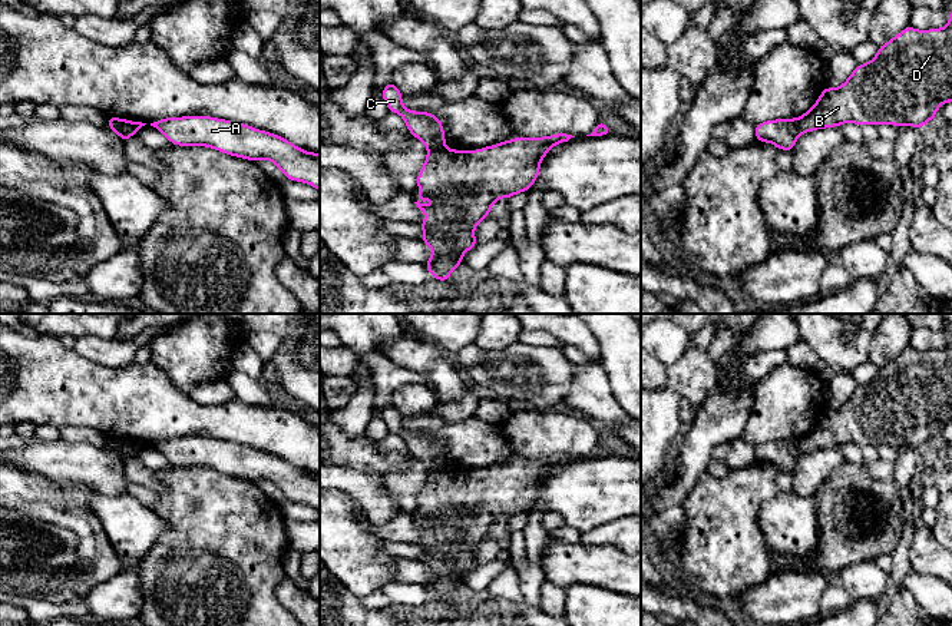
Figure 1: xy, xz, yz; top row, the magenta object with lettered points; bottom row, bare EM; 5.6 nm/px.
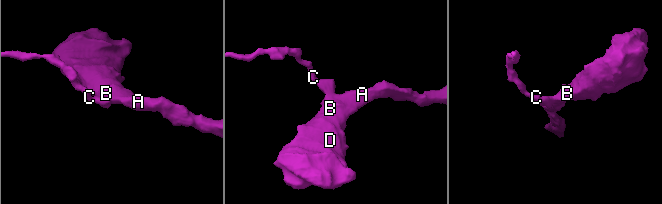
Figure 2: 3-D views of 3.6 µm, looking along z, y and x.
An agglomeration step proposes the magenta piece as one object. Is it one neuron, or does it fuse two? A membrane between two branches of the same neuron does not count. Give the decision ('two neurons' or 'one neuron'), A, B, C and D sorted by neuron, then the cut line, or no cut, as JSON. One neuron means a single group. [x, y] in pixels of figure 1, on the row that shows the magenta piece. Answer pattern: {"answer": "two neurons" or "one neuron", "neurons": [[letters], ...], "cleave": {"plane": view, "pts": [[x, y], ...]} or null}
{"answer": "two neurons", "neurons": [["A", "B", "D"], ["C"]], "cleave": {"plane": "xy", "pts": [[109, 119], [131, 135]]}}

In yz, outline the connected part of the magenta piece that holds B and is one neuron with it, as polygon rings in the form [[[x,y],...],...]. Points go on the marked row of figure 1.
[[[952,13],[945,29],[916,30],[908,26],[902,33],[879,46],[877,54],[866,64],[857,64],[850,77],[839,87],[824,87],[816,105],[797,119],[799,133],[833,127],[847,122],[863,125],[909,125],[920,129],[936,117],[936,109],[952,100]]]

